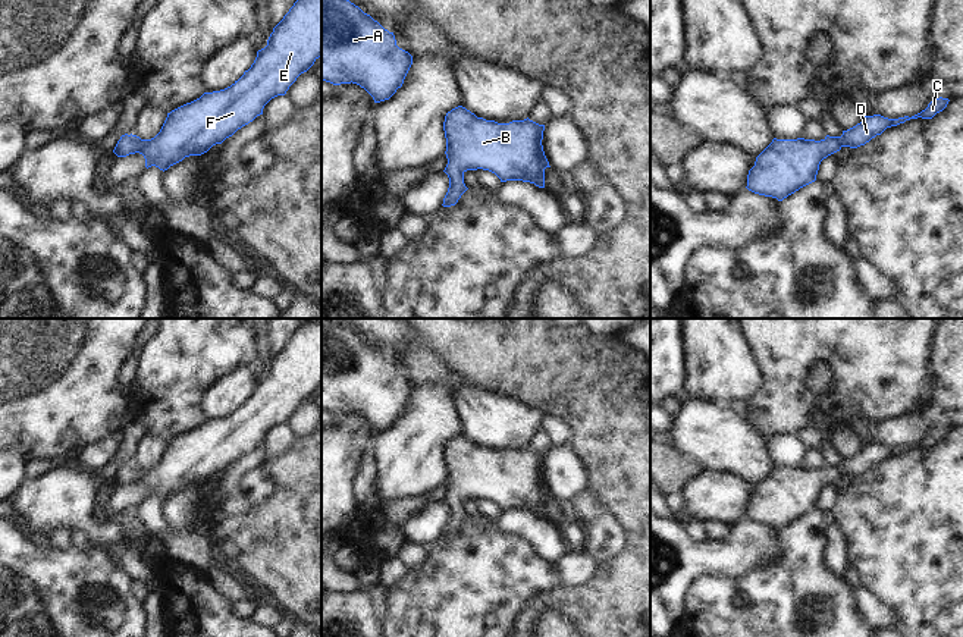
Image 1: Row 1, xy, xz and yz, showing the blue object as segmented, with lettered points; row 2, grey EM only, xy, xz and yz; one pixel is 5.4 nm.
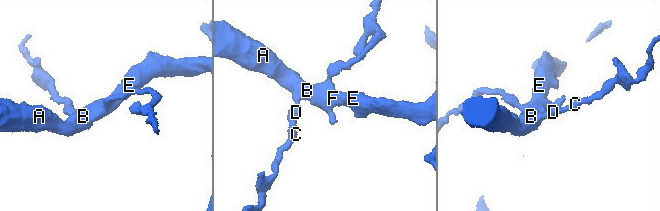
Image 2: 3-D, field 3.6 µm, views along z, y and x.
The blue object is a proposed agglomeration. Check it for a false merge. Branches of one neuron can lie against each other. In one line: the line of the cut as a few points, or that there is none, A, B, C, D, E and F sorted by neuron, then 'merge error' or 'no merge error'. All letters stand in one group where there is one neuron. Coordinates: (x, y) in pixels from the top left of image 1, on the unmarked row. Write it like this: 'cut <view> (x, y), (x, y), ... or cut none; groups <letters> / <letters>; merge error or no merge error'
cut none; groups A B C D E F; no merge error

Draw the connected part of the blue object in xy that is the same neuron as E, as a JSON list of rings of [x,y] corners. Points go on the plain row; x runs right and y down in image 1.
[[[304,321],[273,357],[267,374],[257,380],[254,392],[238,410],[225,418],[204,421],[200,427],[167,442],[160,461],[151,468],[141,468],[132,462],[122,464],[113,481],[117,486],[139,481],[145,487],[147,498],[156,495],[163,500],[185,486],[201,484],[263,443],[264,434],[272,427],[285,424],[297,407],[320,385],[321,323]]]

